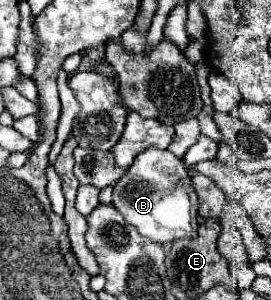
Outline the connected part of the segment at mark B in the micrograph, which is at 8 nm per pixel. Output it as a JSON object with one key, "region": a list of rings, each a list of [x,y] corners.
{"region":[[[147,149],[139,153],[127,173],[113,187],[113,207],[143,237],[155,243],[171,243],[175,239],[191,239],[197,235],[197,195],[191,177],[181,159],[163,149]]]}

